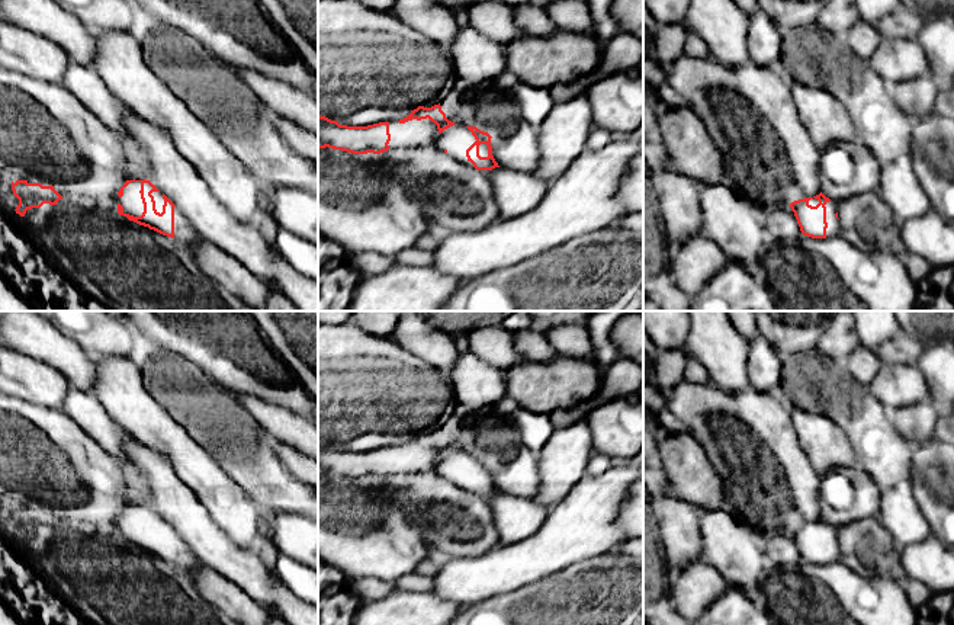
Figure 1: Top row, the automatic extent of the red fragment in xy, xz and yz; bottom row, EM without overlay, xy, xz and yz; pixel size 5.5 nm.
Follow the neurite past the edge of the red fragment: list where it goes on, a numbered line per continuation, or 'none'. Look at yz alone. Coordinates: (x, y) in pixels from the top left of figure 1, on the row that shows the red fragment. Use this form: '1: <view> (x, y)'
1: yz (781, 226)

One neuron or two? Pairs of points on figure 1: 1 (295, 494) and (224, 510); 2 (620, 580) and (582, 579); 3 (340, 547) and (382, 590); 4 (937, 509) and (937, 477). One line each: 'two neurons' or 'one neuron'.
1: two neurons
2: one neuron
3: two neurons
4: one neuron

